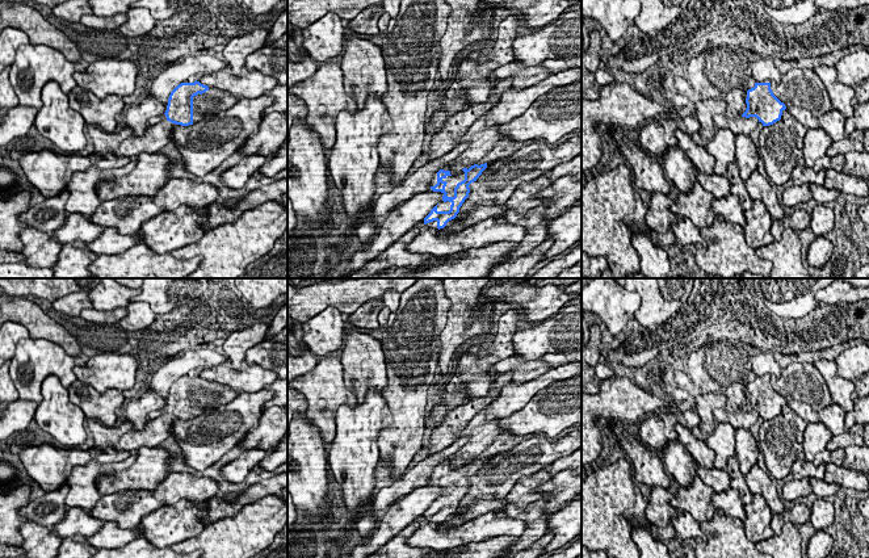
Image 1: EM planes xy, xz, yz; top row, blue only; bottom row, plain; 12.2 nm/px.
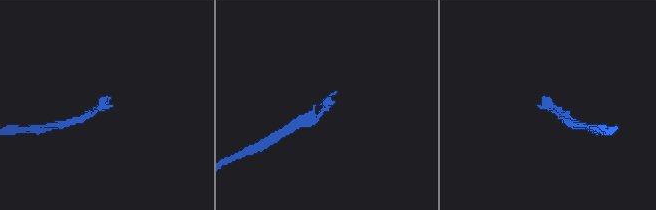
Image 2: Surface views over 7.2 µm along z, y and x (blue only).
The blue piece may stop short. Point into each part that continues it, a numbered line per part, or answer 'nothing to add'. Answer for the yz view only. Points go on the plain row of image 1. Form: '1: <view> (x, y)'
nothing to add

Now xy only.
1: xy (213, 395)

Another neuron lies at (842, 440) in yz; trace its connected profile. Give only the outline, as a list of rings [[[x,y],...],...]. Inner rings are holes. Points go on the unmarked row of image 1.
[[[853,424],[845,433],[832,436],[826,449],[832,452],[837,448],[862,446],[864,445],[864,424]]]

